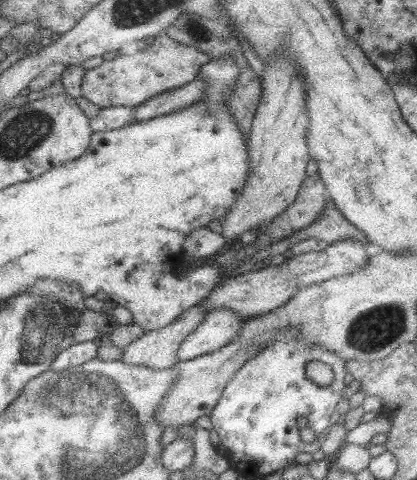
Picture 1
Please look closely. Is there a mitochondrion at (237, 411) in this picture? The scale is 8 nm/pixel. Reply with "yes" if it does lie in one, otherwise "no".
no

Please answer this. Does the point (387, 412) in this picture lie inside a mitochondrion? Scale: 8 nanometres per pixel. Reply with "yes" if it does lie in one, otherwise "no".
no

